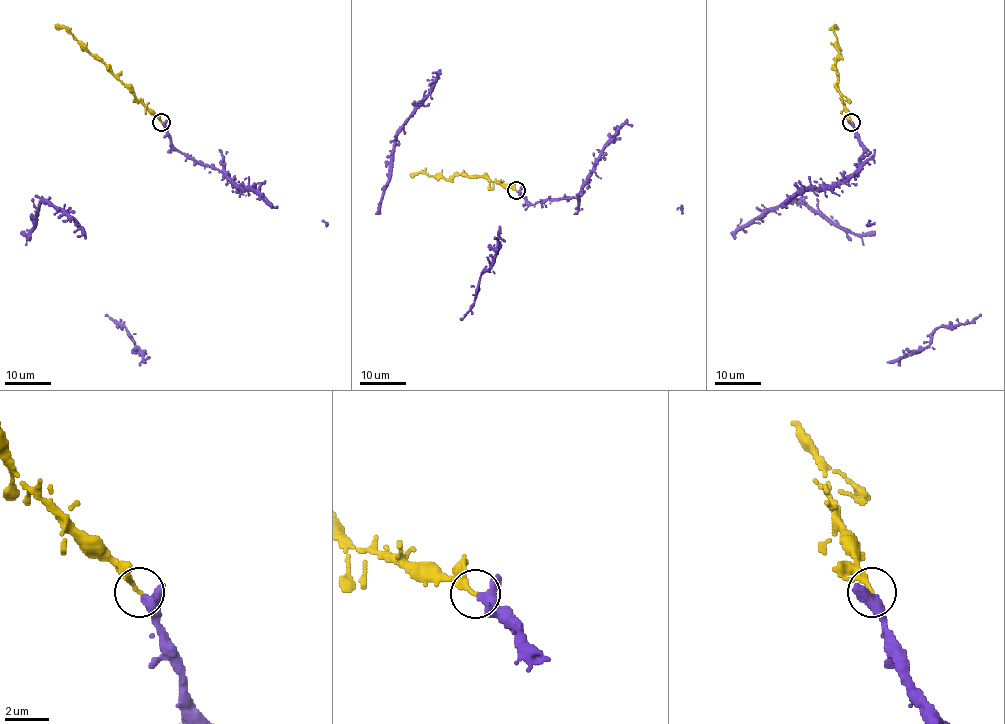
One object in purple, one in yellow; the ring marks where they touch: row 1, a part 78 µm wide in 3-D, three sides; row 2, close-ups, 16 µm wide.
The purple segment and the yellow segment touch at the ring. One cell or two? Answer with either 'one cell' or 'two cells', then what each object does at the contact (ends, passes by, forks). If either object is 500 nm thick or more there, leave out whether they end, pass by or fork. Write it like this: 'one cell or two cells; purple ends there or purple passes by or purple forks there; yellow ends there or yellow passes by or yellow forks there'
one cell; purple passes by; yellow passes by

